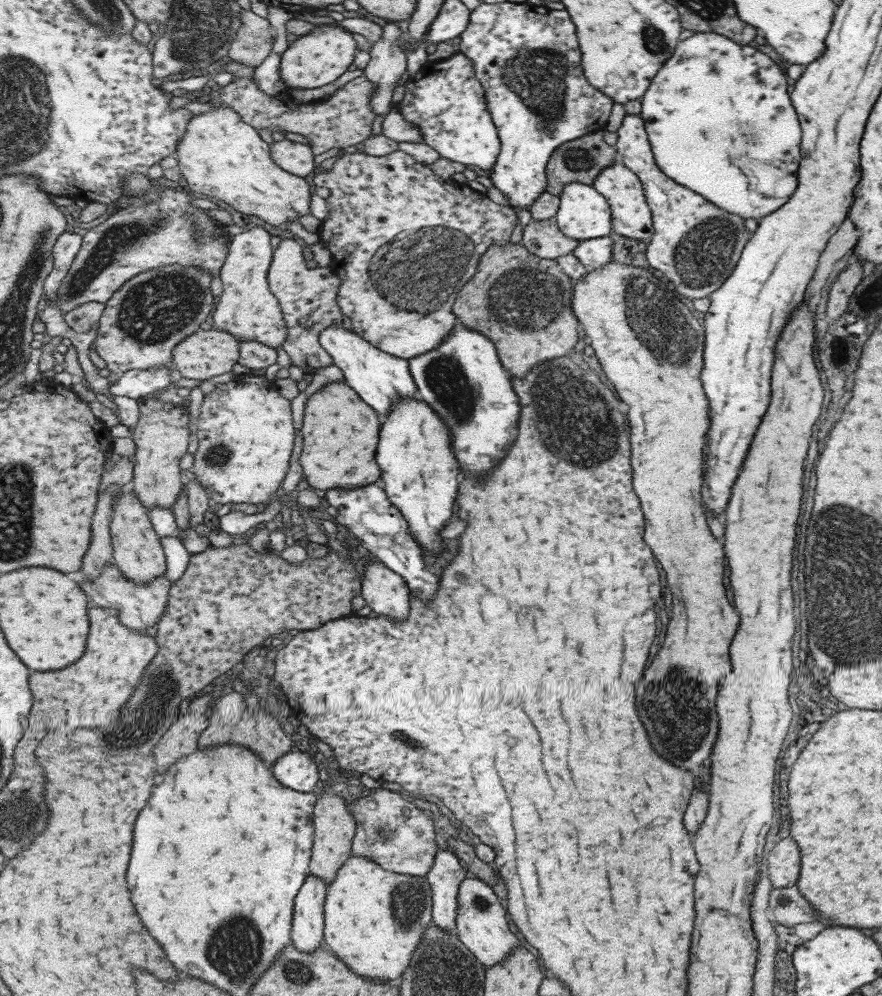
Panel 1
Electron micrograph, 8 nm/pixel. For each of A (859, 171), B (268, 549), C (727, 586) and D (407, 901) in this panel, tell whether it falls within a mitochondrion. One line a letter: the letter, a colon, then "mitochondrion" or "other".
A: other
B: other
C: other
D: mitochondrion

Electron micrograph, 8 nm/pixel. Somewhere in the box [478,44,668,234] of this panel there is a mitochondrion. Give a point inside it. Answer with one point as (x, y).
(574, 158)

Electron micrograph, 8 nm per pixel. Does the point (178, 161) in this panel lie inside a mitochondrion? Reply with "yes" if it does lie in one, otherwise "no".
no

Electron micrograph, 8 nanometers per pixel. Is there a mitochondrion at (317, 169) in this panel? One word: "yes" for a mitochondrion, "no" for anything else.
no

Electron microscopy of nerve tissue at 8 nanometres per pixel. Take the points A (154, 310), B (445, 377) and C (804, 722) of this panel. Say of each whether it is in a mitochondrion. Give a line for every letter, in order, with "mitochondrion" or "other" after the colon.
A: mitochondrion
B: mitochondrion
C: other

